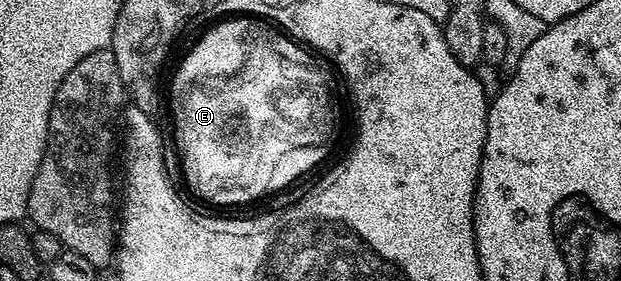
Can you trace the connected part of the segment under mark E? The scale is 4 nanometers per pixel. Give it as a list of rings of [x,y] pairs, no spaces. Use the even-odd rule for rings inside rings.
[[[225,19],[222,21],[222,23],[217,23],[214,25],[214,27],[207,28],[206,31],[198,37],[197,44],[195,44],[194,47],[182,57],[181,64],[178,65],[177,72],[175,72],[173,75],[173,84],[171,84],[169,87],[169,107],[171,110],[173,110],[173,135],[175,138],[177,138],[177,151],[179,154],[181,154],[181,171],[183,174],[185,174],[186,185],[189,186],[199,198],[206,199],[207,202],[214,203],[214,205],[217,207],[237,207],[240,205],[240,203],[253,203],[260,197],[260,195],[265,195],[268,193],[268,191],[283,190],[288,183],[293,183],[300,177],[300,175],[307,174],[308,171],[311,170],[312,167],[324,157],[324,143],[327,142],[333,135],[333,123],[331,120],[329,120],[329,83],[327,80],[325,80],[325,75],[323,72],[321,72],[320,65],[317,64],[312,57],[314,58],[314,56],[310,54],[310,52],[306,50],[306,48],[302,46],[300,42],[294,41],[294,43],[292,43],[292,41],[289,40],[283,32],[276,31],[275,28],[268,27],[267,24],[260,23],[260,21],[257,19]]]

